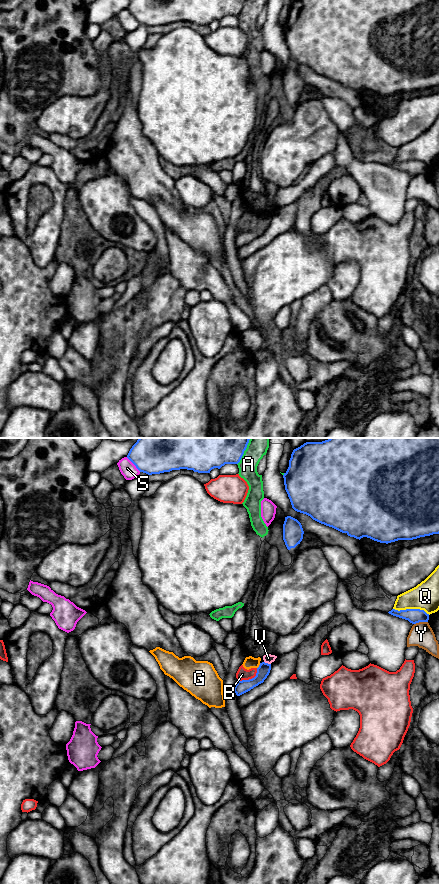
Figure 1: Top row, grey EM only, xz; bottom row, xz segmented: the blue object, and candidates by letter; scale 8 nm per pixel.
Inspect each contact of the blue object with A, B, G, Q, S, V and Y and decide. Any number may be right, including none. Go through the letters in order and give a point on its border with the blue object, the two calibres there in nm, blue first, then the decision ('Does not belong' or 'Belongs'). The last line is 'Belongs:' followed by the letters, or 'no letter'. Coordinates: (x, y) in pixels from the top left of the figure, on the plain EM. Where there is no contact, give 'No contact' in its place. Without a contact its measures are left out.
A: Touches blue at xz (242, 7). Thickness 170 nm (blue) against 150 nm. Does not belong
B: Touches blue at xz (250, 231). Thickness 100 nm (blue) against 100 nm. Does not belong
G: Touches blue at xz (259, 218). Thickness 100 nm (blue) against 100 nm. Does not belong
Q: Touches blue at xz (411, 161). Thickness 120 nm (blue) against 220 nm. Does not belong
S: Touches blue at xz (133, 15). Thickness 200 nm (blue) against 120 nm. Does not belong
V: Touches blue at xz (267, 215). Thickness 100 nm (blue) against 80 nm. Does not belong
Y: Touches blue at xz (420, 173). Thickness 120 nm (blue) against 190 nm. Does not belong
Belongs: no letter

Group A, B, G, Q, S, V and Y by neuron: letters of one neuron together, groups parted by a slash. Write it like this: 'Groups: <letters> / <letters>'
Groups: A / B / G / Q / S / V / Y

